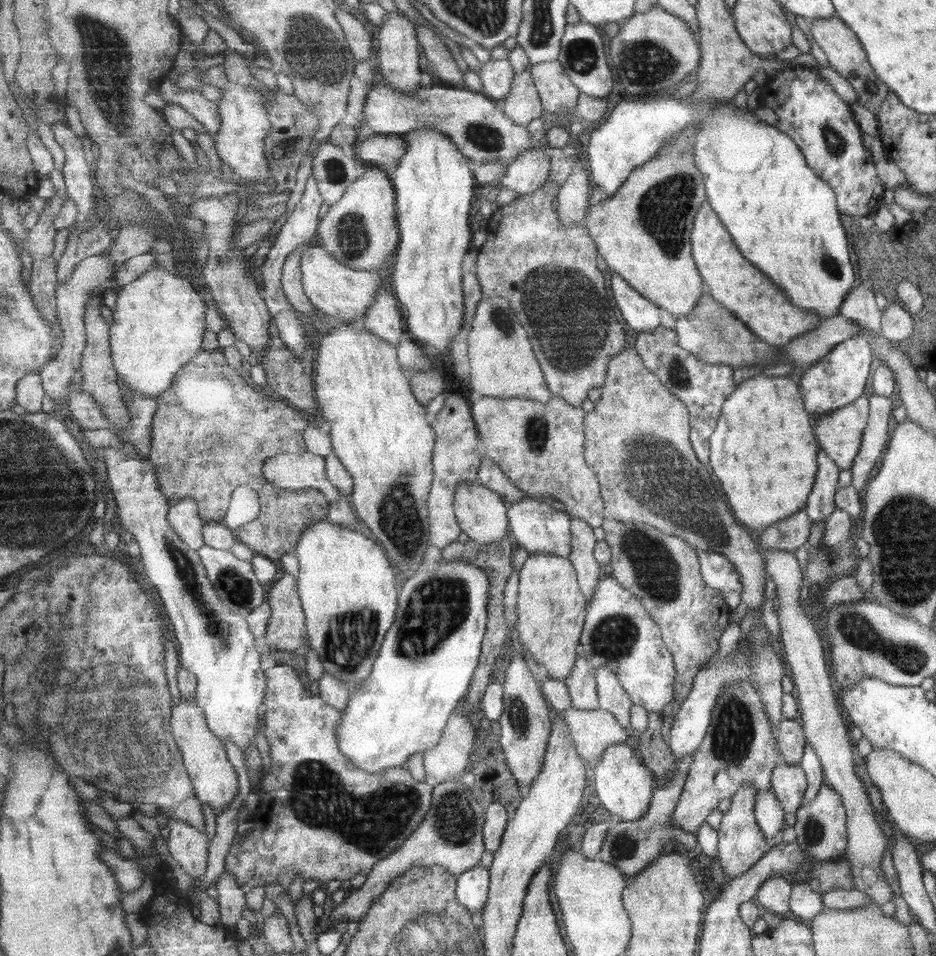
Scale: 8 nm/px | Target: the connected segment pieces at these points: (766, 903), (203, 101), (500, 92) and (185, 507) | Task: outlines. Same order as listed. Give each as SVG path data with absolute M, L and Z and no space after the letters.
M788 877L768 878L760 886L754 900L763 911L785 914L789 911L792 888L792 882Z
M201 88L182 90L180 105L202 123L212 136L220 133L222 129L220 103L210 100Z
M509 58L490 60L482 65L479 74L484 84L483 92L492 99L506 98L514 90L516 67Z
M186 498L169 511L170 522L178 534L194 550L200 550L207 544L204 529L206 522L200 515L198 502L194 498Z

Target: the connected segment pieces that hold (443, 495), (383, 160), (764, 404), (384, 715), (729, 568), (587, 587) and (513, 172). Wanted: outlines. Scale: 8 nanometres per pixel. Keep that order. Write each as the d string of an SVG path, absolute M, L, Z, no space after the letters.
M450 396L447 399L446 404L436 416L432 418L432 427L435 428L437 433L437 447L435 450L435 468L436 468L436 486L432 490L432 496L430 498L429 508L432 520L431 534L429 538L432 545L438 548L445 549L452 543L458 541L460 534L462 534L463 526L460 524L459 518L454 512L454 502L456 502L456 493L458 487L462 481L478 481L480 473L480 467L482 467L482 461L487 456L487 449L484 445L483 439L479 434L479 427L475 419L475 414L472 411L472 406L469 403L470 400L462 398L462 396Z
M375 133L360 143L355 151L366 162L366 165L382 168L395 178L408 148L410 148L410 141L406 139L404 133L385 135Z
M762 372L753 378L744 380L744 383L736 386L735 393L724 402L722 410L722 416L719 418L715 434L712 434L710 439L710 444L712 446L712 462L710 462L710 466L712 466L712 470L716 470L716 478L719 478L720 482L723 483L724 491L726 491L728 495L736 519L740 519L740 522L744 522L744 525L752 529L753 532L759 534L762 530L766 529L766 527L776 523L778 519L782 520L788 516L792 516L805 507L808 494L810 494L812 485L814 485L816 471L818 470L818 443L813 434L811 417L808 411L805 410L801 396L801 388L796 382L793 382L786 376L766 376Z
M441 561L431 567L422 568L414 574L410 574L409 579L402 587L400 595L400 608L398 622L392 628L392 634L388 634L388 642L384 644L384 650L380 654L380 658L375 662L375 669L370 678L360 684L353 690L348 708L344 710L344 720L342 726L338 728L338 737L340 737L340 747L348 757L354 759L354 763L358 767L364 767L364 770L370 773L384 773L388 769L400 767L408 764L410 757L416 753L426 752L432 749L442 741L444 729L448 726L450 718L455 713L460 700L469 694L472 683L475 681L475 674L479 668L480 660L482 660L482 644L484 644L484 636L488 632L489 609L490 609L490 592L492 592L492 581L490 574L480 565L470 563L469 561L454 561L454 563L442 563Z
M699 550L699 557L703 581L724 594L728 606L735 609L741 602L742 584L732 562L714 550Z
M572 519L572 533L574 533L574 548L572 562L575 563L579 574L581 588L591 601L596 596L598 584L605 578L602 577L603 564L597 559L595 550L599 543L594 532L594 526L584 519Z
M538 118L528 125L534 147L520 153L520 157L507 171L499 183L501 187L512 188L518 194L536 192L547 185L552 176L552 156L549 142L549 129L544 119Z

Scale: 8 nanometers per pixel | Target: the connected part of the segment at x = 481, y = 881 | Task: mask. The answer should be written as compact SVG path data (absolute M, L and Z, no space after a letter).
M482 865L459 876L458 898L472 913L484 913L490 900L492 872Z

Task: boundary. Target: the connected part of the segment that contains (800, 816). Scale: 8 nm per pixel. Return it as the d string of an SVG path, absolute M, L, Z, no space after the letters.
M823 784L810 802L802 802L794 816L796 823L793 827L797 836L795 844L806 857L816 861L833 861L843 858L848 845L846 811L842 797L836 790Z

